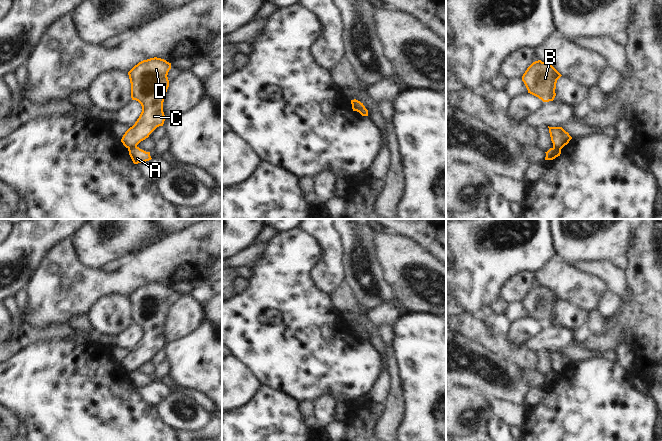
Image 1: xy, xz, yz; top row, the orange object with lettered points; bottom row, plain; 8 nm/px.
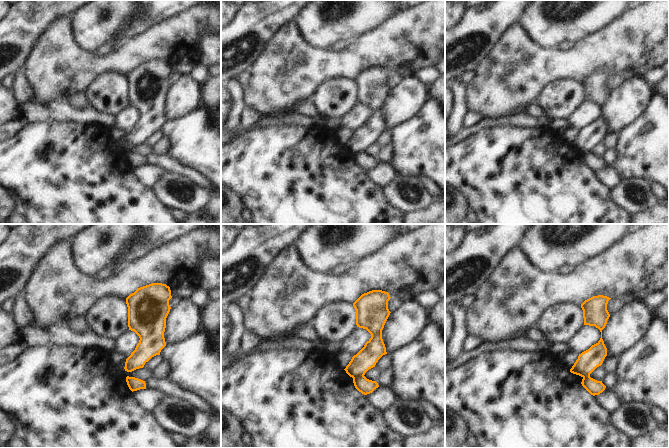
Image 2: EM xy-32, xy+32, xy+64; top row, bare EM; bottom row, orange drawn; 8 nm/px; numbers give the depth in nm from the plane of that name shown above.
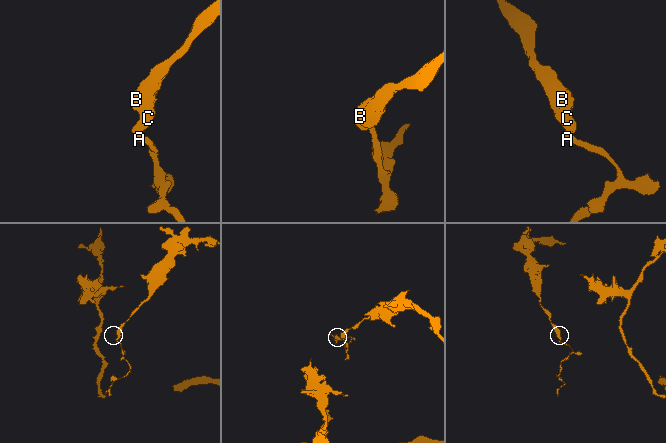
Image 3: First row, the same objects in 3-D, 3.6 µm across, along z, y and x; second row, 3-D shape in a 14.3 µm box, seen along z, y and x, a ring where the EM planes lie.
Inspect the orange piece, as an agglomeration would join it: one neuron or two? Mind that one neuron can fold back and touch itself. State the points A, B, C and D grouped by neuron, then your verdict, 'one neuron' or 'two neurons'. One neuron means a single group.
groups A / B C D; two neurons

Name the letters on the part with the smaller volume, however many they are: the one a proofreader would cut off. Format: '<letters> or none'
A

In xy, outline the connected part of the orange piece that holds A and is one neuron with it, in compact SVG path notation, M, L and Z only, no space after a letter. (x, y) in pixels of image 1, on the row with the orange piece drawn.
M139 147L128 148L129 155L134 164L143 163L151 160L150 152L146 152Z

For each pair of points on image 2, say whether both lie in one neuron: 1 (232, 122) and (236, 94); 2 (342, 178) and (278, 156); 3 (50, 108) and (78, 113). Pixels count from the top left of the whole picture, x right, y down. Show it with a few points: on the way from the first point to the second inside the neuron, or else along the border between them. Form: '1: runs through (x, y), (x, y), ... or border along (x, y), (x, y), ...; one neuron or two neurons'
1: runs through (234, 115), (236, 112), (236, 101); one neuron
2: runs through (326, 178), (304, 173), (294, 163); one neuron
3: runs through (57, 109), (71, 113); one neuron

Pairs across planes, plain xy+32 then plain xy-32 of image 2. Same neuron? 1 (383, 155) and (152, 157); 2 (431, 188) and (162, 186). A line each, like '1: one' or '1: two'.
1: two
2: two

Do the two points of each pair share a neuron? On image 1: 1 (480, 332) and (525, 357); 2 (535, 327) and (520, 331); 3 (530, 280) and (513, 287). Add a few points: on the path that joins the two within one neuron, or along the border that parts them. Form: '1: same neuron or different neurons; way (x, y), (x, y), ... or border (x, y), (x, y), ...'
1: same neuron; way (491, 341), (507, 347), (514, 353)
2: same neuron; way (531, 328), (524, 330)
3: same neuron; way (526, 280), (517, 287)

